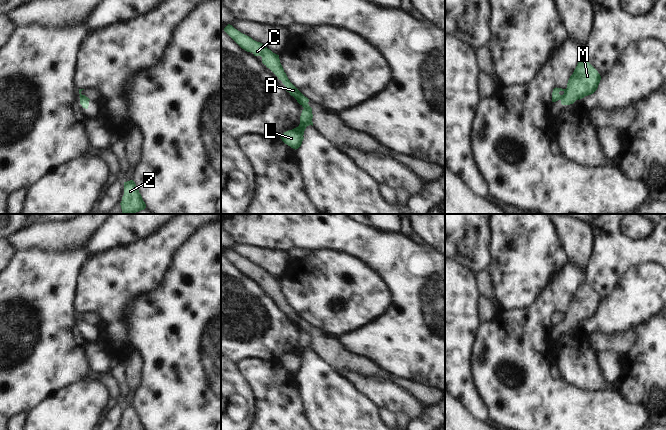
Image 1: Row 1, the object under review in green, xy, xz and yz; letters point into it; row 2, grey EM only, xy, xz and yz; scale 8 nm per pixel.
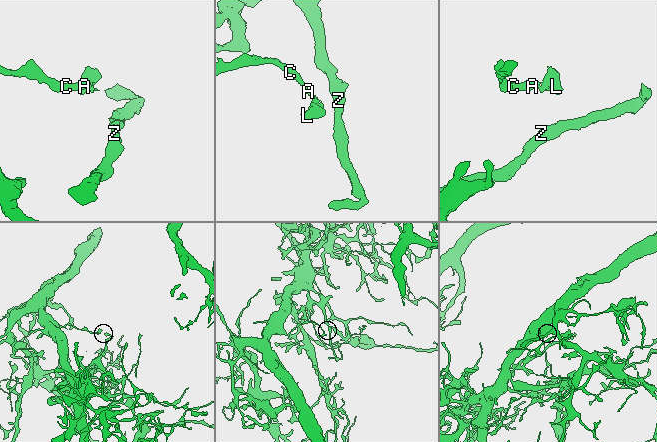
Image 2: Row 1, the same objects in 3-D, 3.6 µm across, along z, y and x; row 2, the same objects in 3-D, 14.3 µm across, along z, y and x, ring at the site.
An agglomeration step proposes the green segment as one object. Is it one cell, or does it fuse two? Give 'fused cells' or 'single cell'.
fused cells

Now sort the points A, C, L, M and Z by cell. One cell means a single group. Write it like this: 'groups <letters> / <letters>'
groups A C Z / L M

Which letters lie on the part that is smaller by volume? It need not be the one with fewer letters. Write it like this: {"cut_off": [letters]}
{"cut_off": ["L", "M"]}

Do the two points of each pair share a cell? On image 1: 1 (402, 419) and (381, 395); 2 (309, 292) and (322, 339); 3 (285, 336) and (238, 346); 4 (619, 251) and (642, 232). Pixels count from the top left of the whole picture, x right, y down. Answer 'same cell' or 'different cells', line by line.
1: different cells
2: different cells
3: same cell
4: different cells

